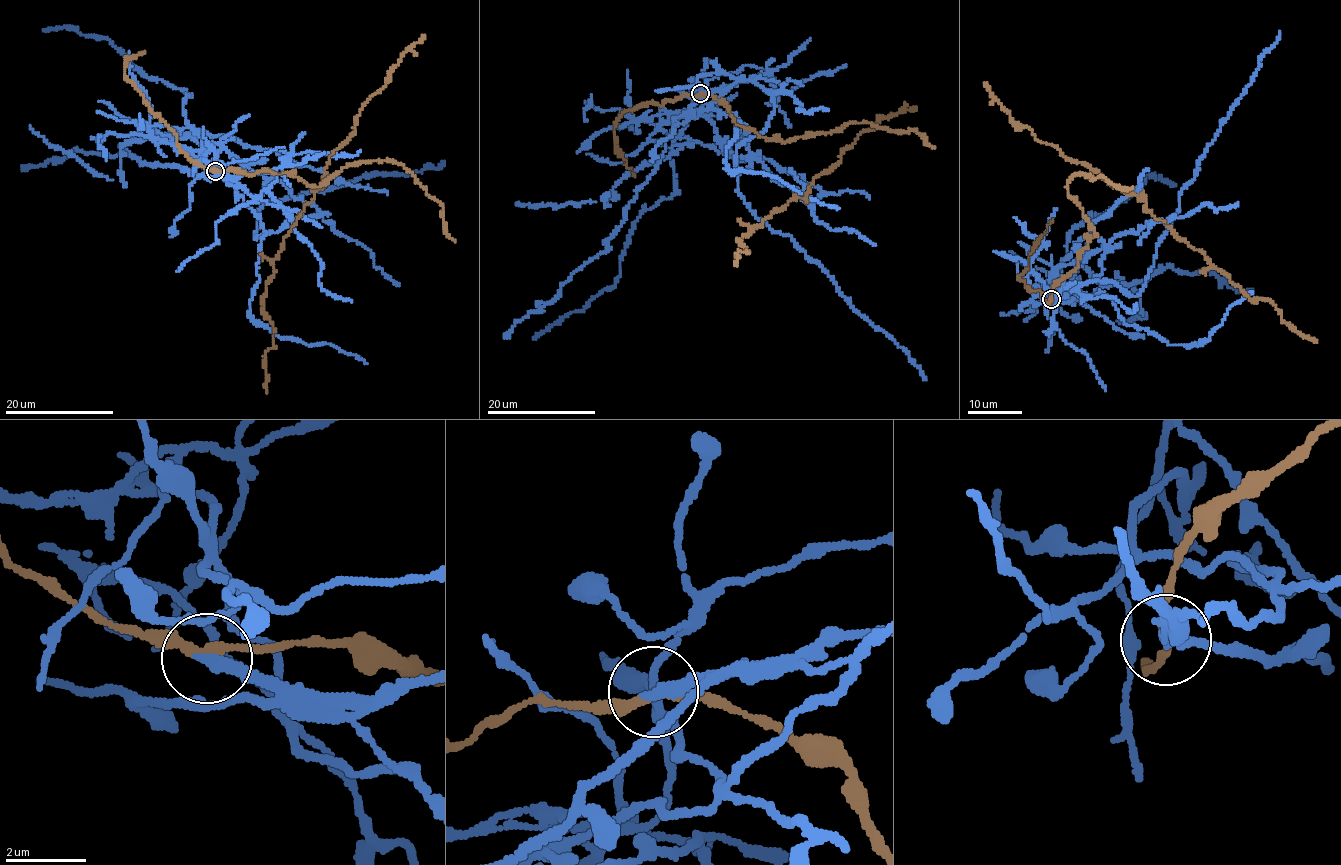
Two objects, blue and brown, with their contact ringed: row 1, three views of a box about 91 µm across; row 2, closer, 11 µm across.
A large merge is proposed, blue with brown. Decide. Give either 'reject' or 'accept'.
reject

